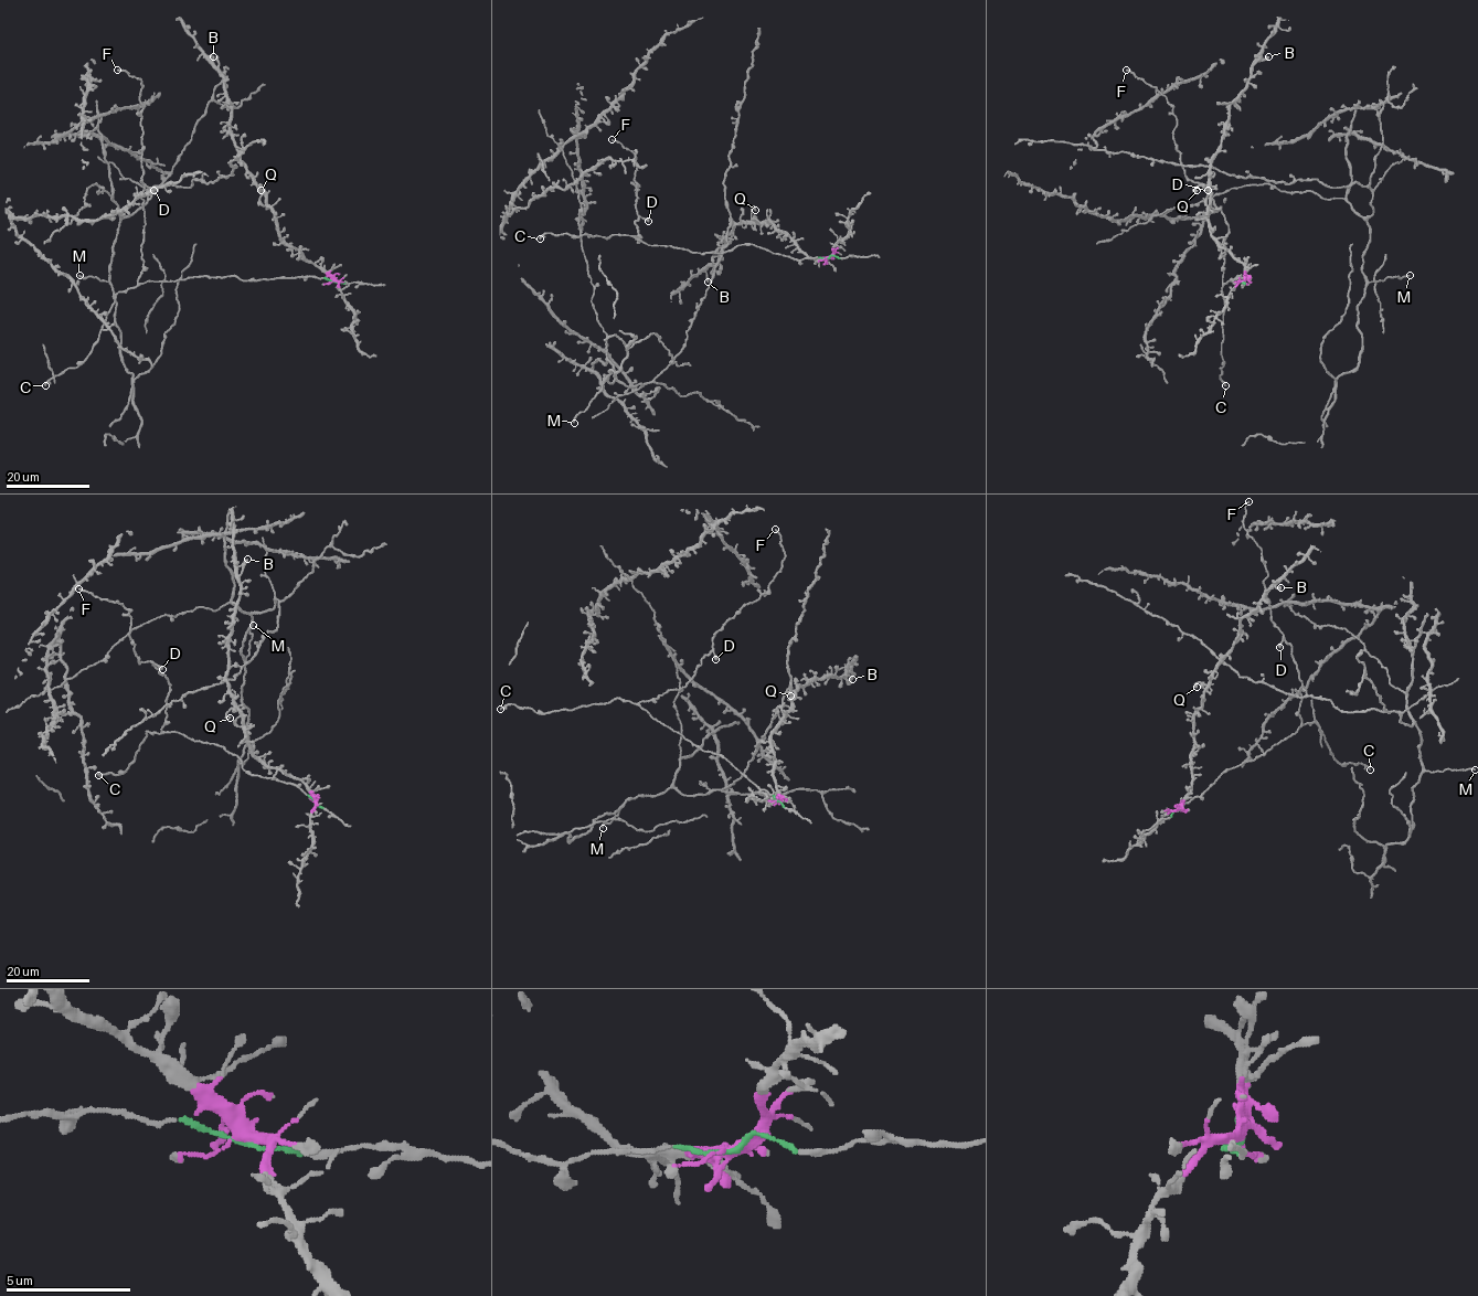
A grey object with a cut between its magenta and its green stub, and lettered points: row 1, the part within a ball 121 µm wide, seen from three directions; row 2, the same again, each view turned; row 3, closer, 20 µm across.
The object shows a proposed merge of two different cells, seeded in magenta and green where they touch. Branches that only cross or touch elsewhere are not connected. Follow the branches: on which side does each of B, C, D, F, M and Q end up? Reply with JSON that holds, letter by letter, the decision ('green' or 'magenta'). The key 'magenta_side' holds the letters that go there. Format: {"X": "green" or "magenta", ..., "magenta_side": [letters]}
{"B": "magenta", "C": "green", "D": "green", "F": "green", "M": "magenta", "Q": "magenta", "magenta_side": ["B", "M", "Q"]}

